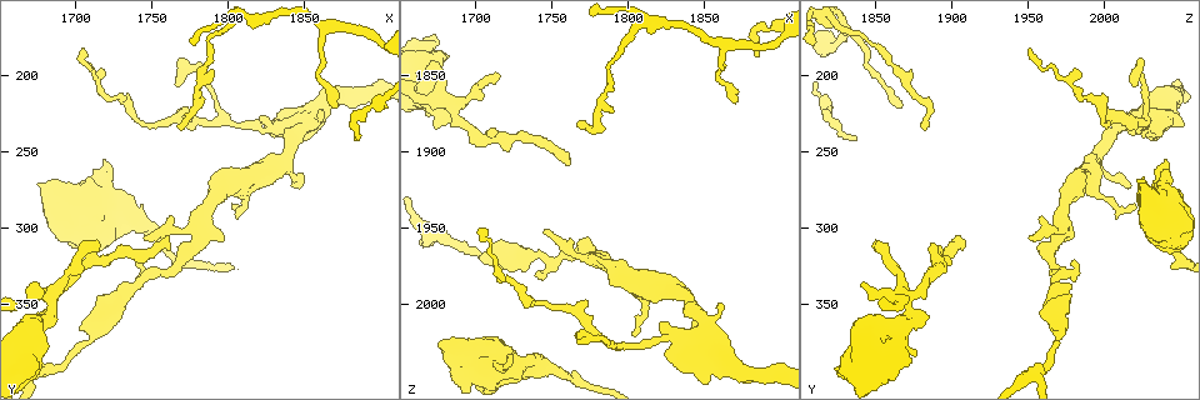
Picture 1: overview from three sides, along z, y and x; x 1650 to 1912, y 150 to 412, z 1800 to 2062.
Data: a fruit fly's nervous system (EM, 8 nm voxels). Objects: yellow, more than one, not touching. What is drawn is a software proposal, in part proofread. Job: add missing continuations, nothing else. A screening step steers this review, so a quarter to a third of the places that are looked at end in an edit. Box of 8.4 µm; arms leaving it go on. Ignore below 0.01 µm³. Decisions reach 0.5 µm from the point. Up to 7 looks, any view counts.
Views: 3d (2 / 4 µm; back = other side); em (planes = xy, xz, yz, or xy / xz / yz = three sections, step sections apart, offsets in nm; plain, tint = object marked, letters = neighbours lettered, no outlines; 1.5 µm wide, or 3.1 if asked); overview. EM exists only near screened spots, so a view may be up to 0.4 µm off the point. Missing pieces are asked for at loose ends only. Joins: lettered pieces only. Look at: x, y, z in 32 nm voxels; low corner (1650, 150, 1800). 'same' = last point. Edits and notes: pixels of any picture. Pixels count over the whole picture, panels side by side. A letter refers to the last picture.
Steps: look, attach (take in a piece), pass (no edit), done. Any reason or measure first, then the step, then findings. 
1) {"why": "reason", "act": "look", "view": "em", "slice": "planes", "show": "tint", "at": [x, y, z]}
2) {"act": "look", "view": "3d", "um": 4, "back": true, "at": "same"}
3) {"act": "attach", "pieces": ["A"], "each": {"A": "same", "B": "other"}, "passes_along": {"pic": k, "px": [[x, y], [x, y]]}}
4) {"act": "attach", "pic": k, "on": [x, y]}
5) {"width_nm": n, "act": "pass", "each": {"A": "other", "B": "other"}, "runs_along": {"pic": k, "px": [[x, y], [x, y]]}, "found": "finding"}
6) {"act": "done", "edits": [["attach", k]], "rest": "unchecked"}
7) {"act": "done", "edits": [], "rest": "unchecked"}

{"why": "tapers out", "act": "look", "view": "3d", "um": 2, "at": [1766, 204, 2020]}

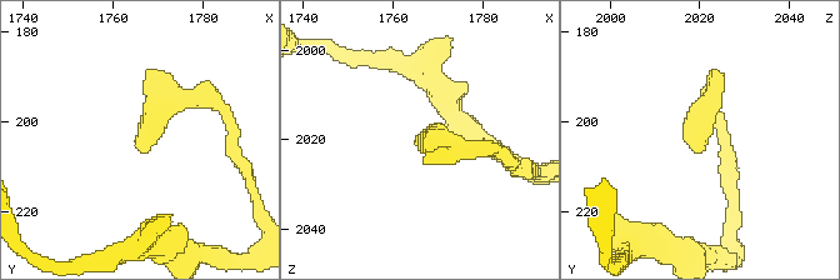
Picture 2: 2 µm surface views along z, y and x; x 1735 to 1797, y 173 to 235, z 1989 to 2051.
{"why": "shape alone is not enough", "act": "look", "view": "em", "slice": "yz", "step": 4, "show": "tint", "at": [1767, 207, 2021]}

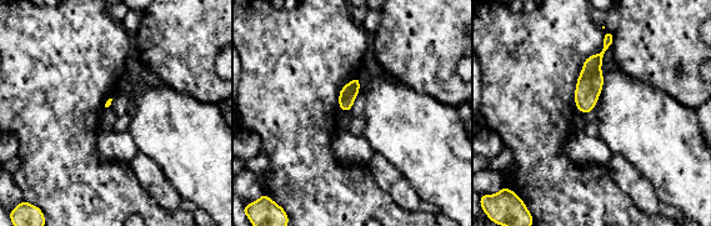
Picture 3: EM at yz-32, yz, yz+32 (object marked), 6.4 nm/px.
{"act": "look", "view": "em", "slice": "planes", "show": "letters", "at": "same"}

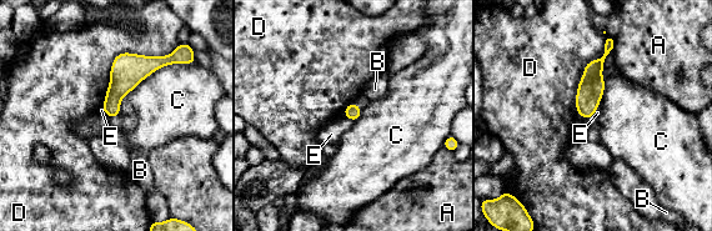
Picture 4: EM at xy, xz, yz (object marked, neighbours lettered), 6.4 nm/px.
{"act": "pass", "each": {"A": "other", "B": "other", "C": "other", "D": "other", "E": "other"}, "border": {"pic": 4, "px": [[345, 116], [354, 121]]}, "found": "none of them fits"}

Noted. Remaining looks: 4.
{"why": "thick end", "act": "look", "view": "em", "slice": "planes", "show": "plain", "at": [1824, 236, 2032]}

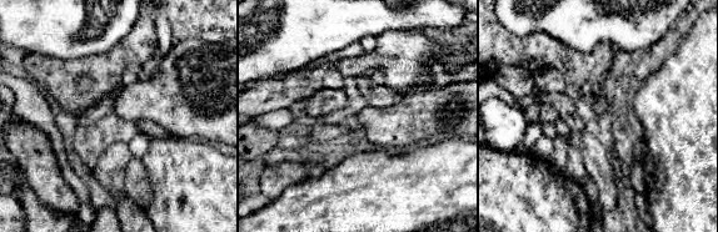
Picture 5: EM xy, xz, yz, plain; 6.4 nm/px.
{"act": "look", "view": "em", "slice": "planes", "show": "letters", "at": "same"}

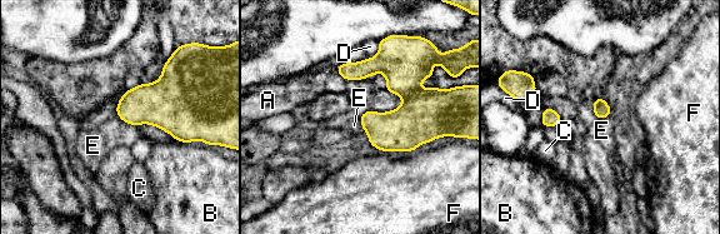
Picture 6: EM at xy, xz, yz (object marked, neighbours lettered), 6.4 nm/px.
{"act": "pass", "each": {"A": "other", "B": "other", "C": "other", "D": "other", "E": "other", "F": "other"}, "border": {"pic": 6, "px": [[116, 114], [126, 123], [136, 127]]}, "found": "no lettered piece goes on from it"}

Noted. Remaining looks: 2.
{"why": "thick end", "act": "look", "view": "em", "slice": "xy", "step": 8, "show": "tint", "at": [1676, 272, 2024]}

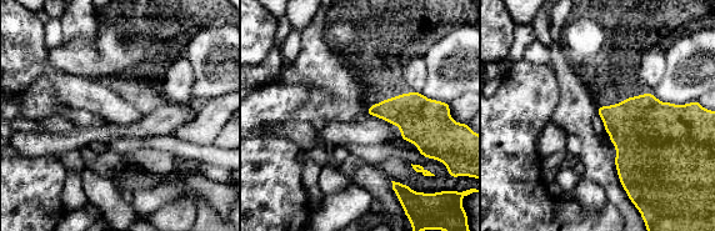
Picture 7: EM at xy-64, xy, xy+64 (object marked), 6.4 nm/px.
{"act": "look", "view": "em", "slice": "planes", "show": "letters", "at": "same"}

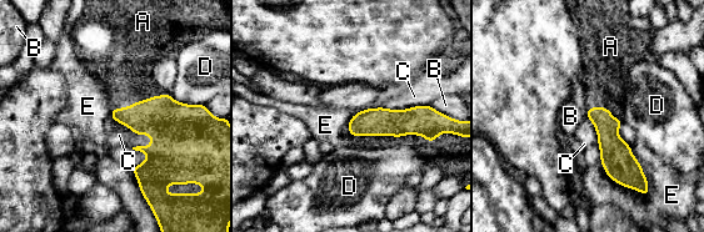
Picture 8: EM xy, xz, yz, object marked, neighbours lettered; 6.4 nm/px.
{"act": "attach", "pieces": ["A"], "each": {"A": "same", "B": "other", "C": "other", "D": "other", "E": "other"}, "found": "the neuron continues"}

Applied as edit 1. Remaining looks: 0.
{"act": "done", "edits": [["attach", 8]], "rest": "unchecked"}

